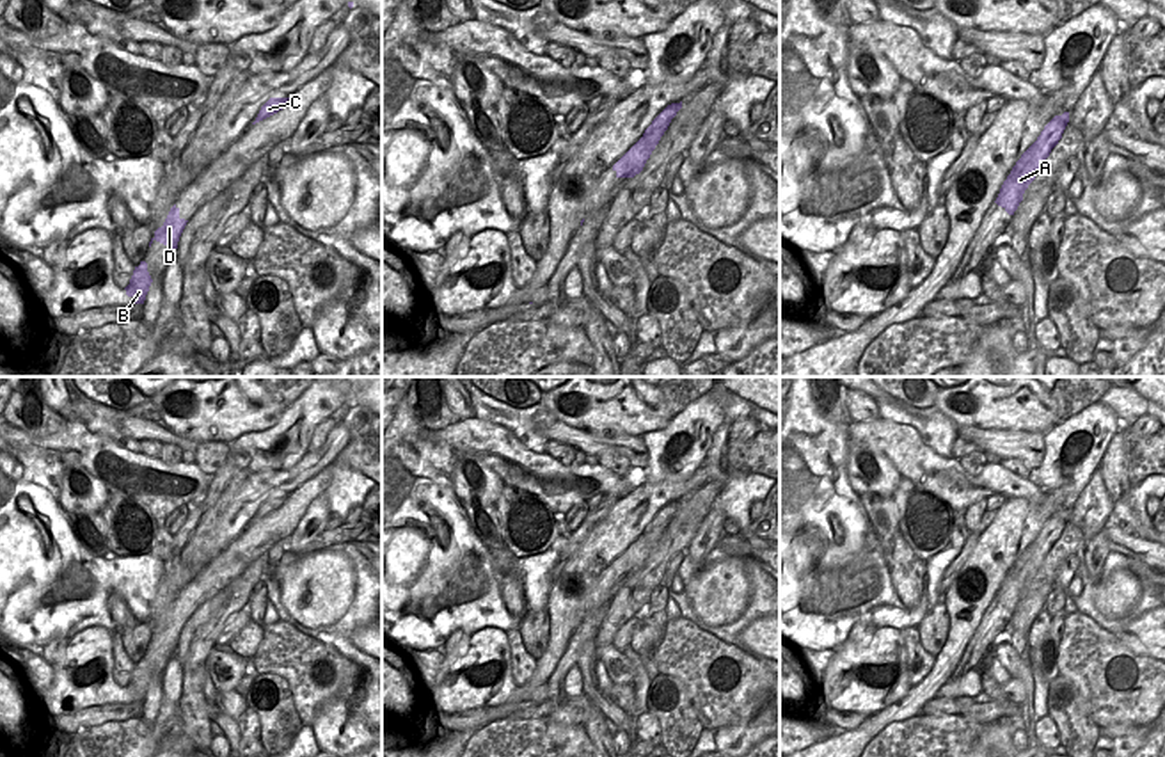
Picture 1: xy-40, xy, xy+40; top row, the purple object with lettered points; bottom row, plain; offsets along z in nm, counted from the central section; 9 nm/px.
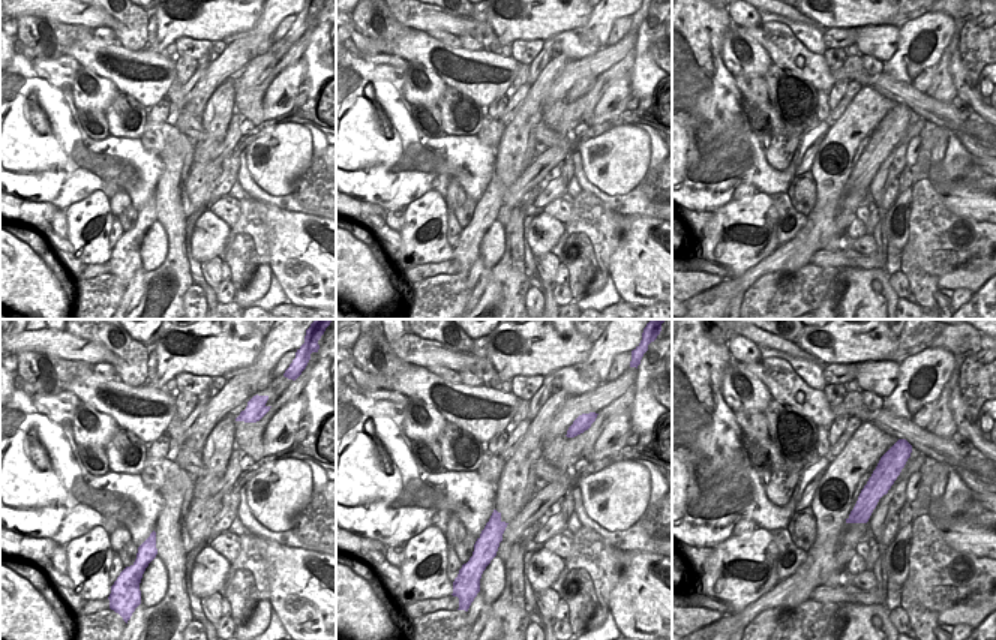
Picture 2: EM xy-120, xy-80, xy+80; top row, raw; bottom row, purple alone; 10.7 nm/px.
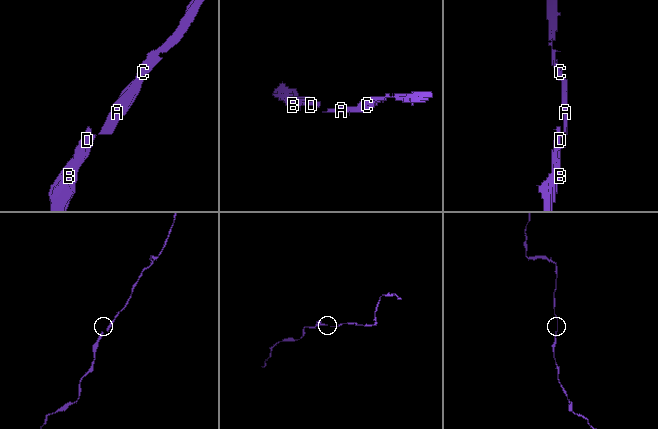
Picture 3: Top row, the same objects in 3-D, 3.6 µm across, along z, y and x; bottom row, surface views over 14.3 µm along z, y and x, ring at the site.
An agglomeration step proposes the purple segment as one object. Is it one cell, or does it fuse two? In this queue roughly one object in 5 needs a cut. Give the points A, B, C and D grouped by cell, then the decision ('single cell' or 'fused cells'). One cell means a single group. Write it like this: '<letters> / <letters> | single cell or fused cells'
A B C D | single cell

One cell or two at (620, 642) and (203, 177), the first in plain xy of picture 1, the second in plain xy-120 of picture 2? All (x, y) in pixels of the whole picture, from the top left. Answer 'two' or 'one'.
two

